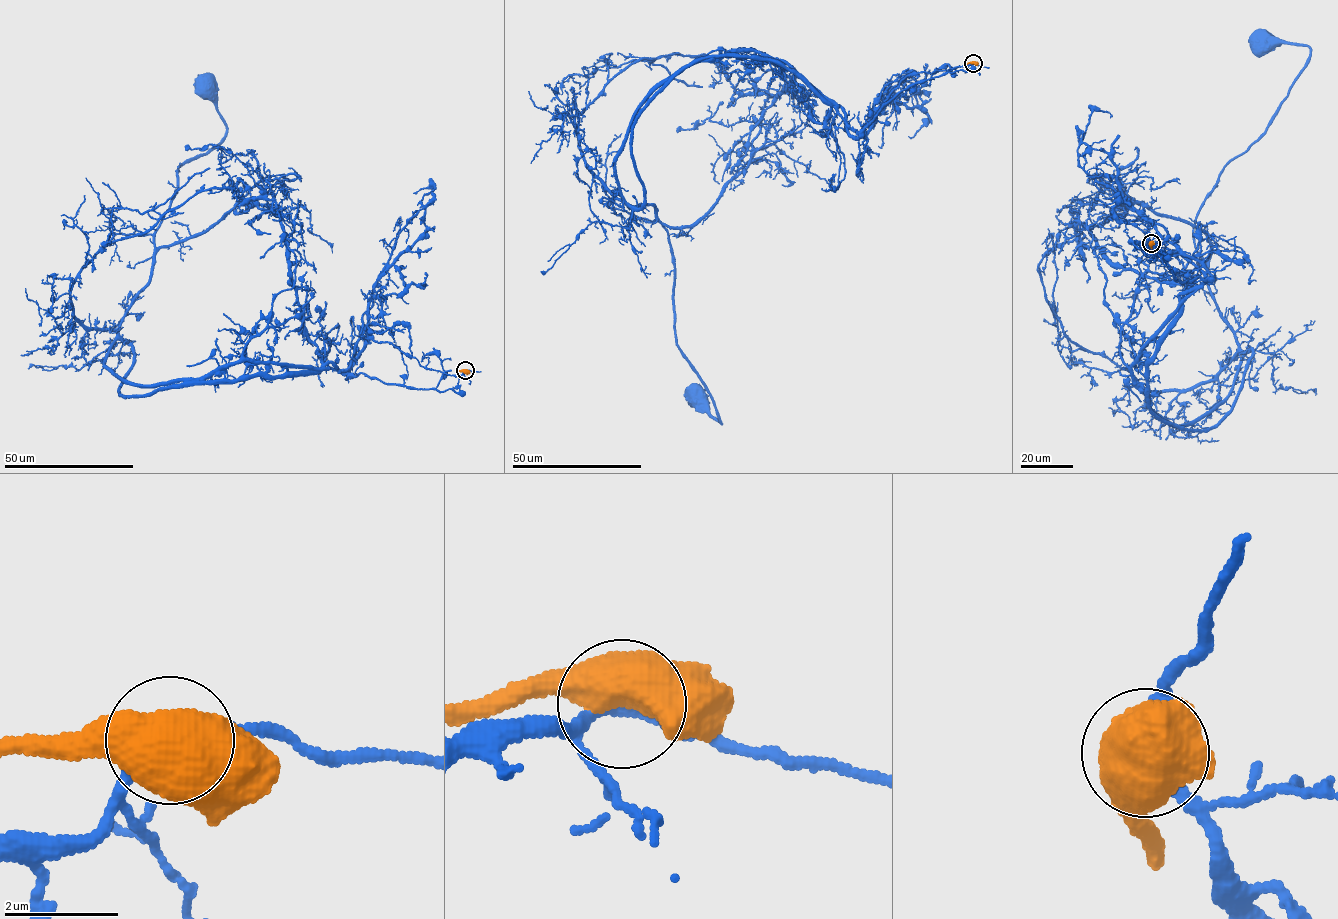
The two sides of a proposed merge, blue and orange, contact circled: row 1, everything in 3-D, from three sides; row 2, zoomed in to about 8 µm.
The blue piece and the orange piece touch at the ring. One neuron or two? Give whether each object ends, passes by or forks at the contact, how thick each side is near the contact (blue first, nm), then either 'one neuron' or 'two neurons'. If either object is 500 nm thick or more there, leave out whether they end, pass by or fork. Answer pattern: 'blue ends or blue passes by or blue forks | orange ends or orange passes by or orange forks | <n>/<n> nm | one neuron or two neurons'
200/850 nm | one neuron

